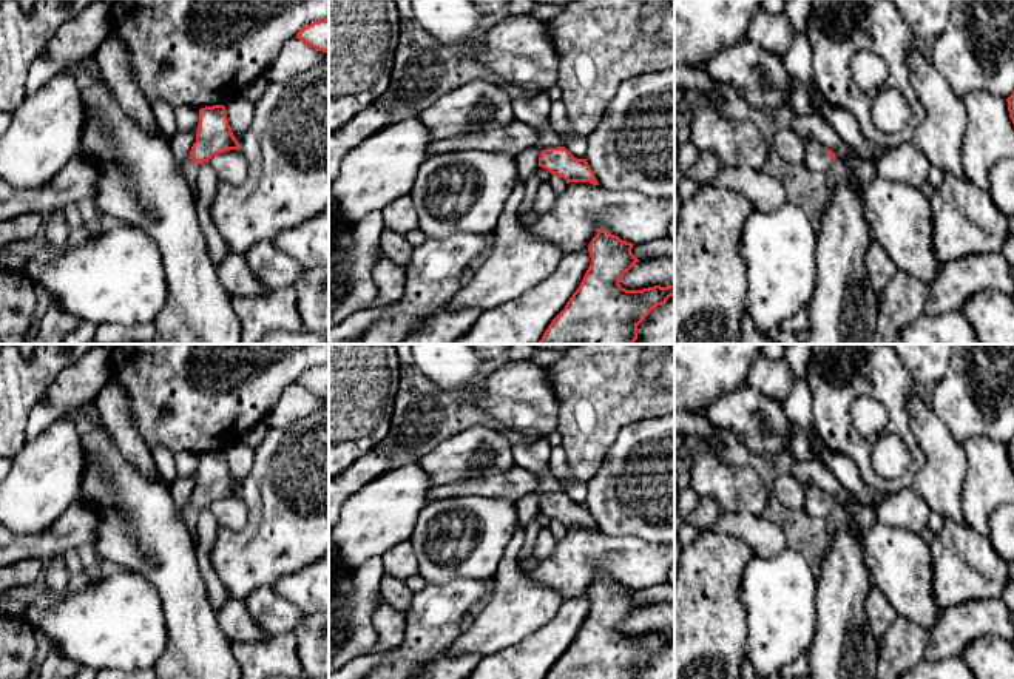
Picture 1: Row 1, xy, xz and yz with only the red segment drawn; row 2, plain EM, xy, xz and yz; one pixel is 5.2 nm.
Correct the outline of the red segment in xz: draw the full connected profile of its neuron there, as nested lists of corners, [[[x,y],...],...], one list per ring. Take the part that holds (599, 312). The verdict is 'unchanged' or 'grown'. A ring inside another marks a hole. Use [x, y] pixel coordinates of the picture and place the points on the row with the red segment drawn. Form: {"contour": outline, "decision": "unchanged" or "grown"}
{"contour": [[[599,230],[588,252],[591,264],[565,309],[551,321],[539,344],[633,344],[637,326],[656,307],[674,295],[674,285],[654,285],[642,290],[627,290],[619,282],[639,262],[631,253],[634,244],[622,241],[608,230]]], "decision": "unchanged"}

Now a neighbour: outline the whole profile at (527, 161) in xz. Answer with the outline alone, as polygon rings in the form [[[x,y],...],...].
[[[554,130],[539,131],[539,144],[536,147],[522,151],[515,157],[519,177],[525,182],[529,177],[529,174],[534,170],[537,170],[540,153],[559,147],[565,147],[563,134]]]

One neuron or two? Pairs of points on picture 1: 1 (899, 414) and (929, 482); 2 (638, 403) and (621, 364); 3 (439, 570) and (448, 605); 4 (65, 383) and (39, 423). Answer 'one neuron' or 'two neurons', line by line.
1: two neurons
2: one neuron
3: two neurons
4: one neuron

